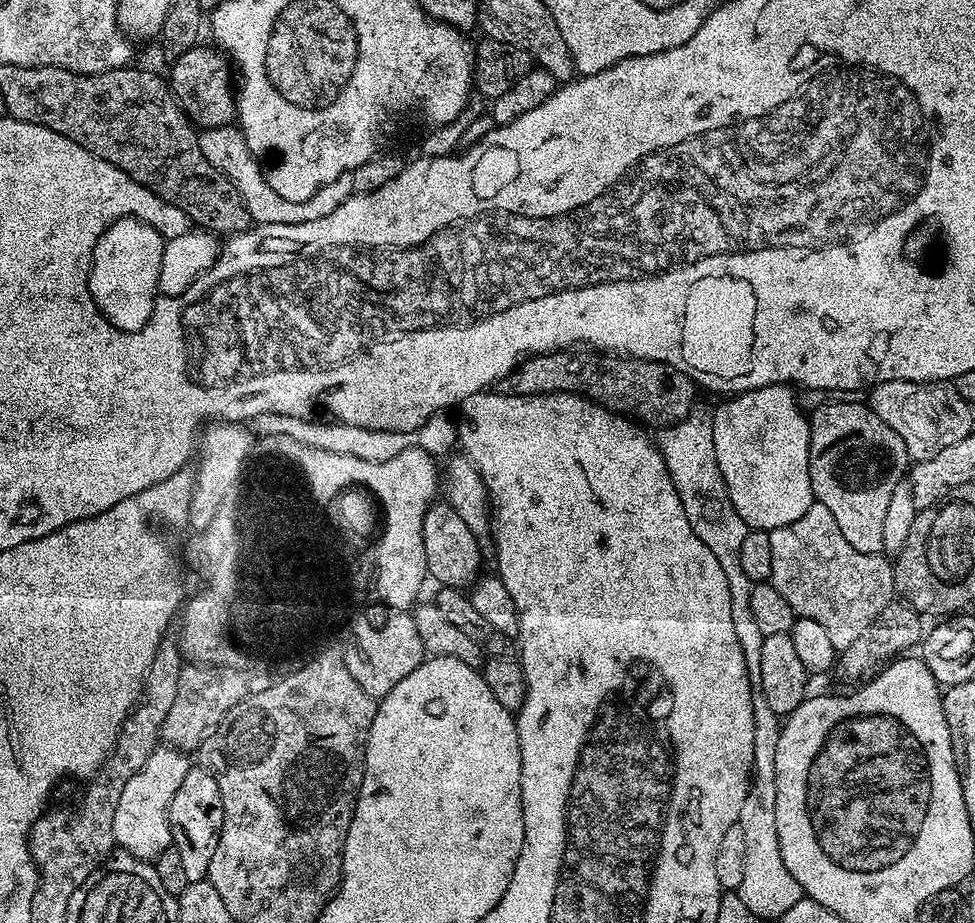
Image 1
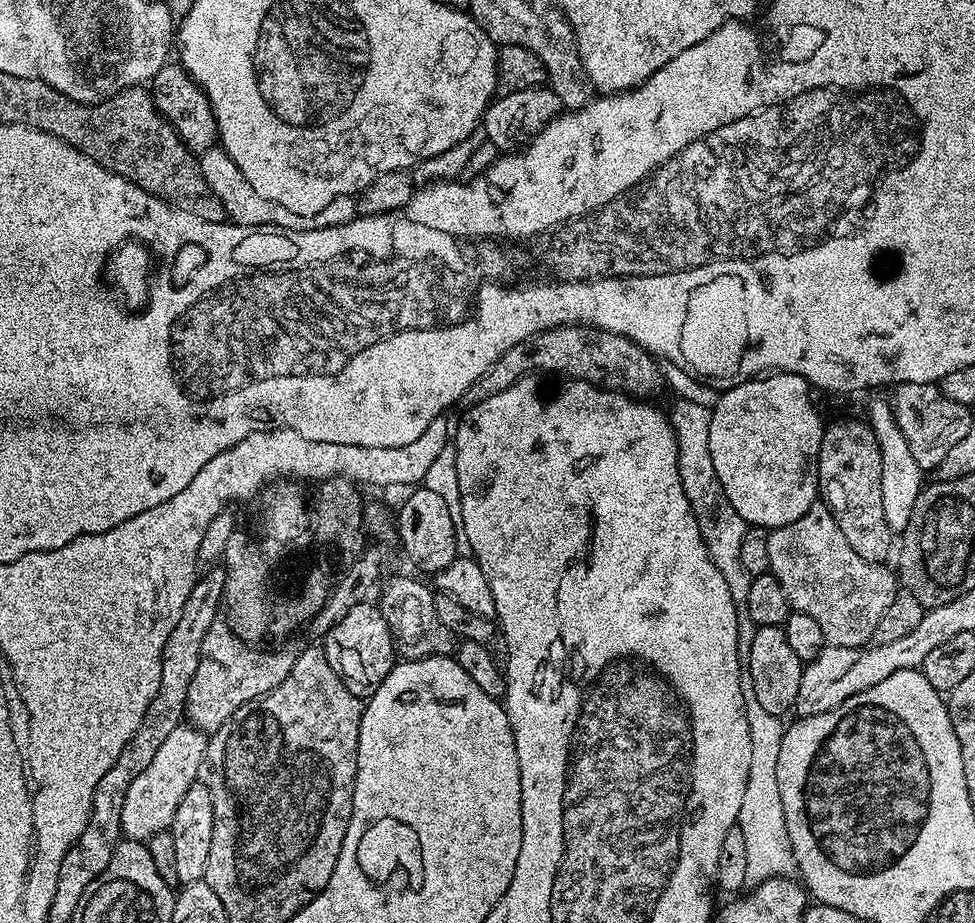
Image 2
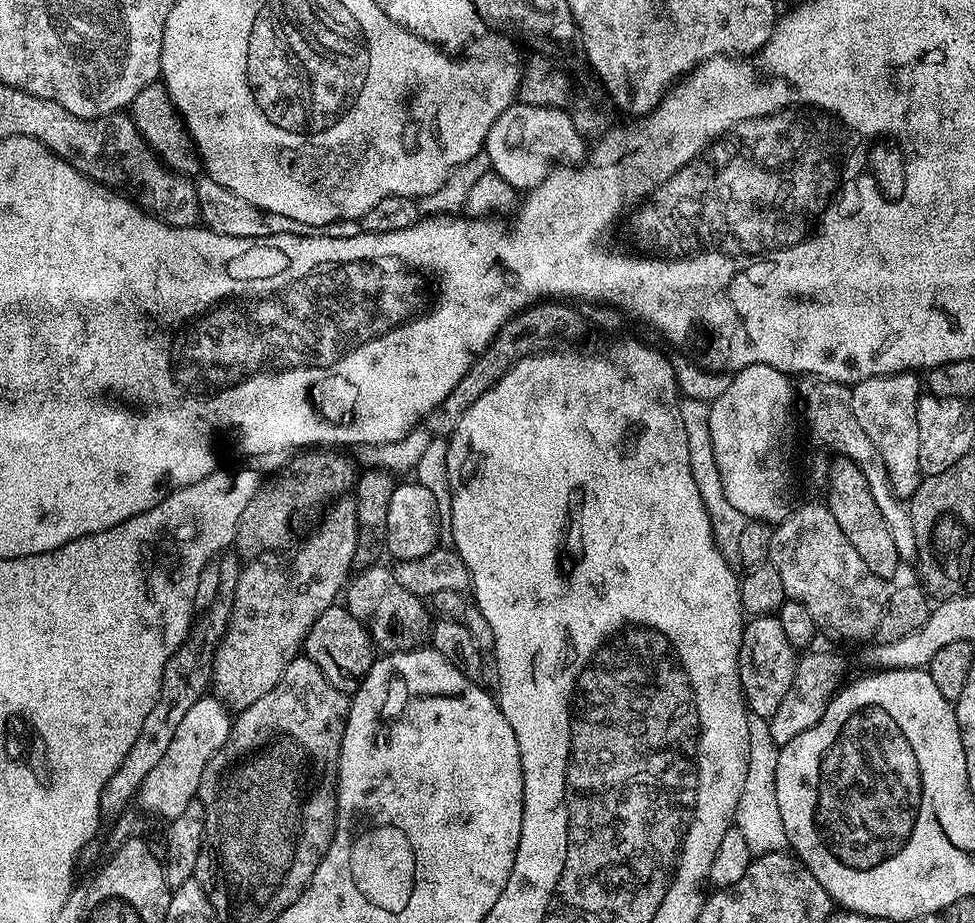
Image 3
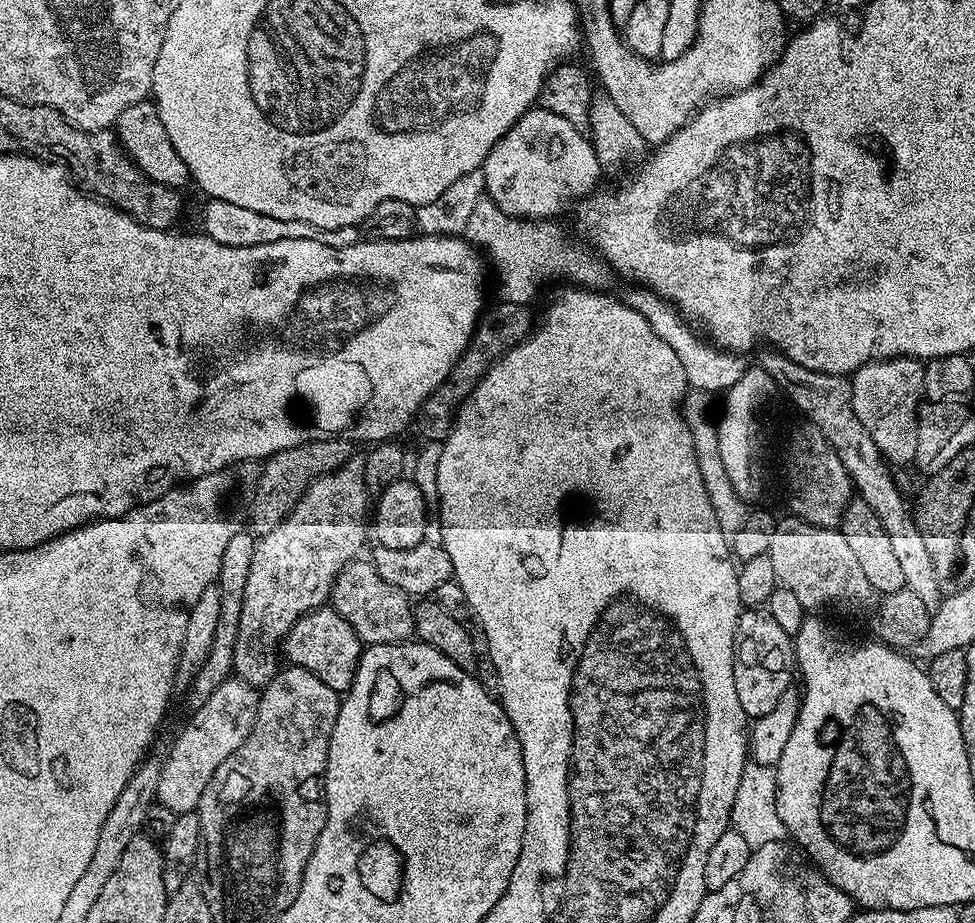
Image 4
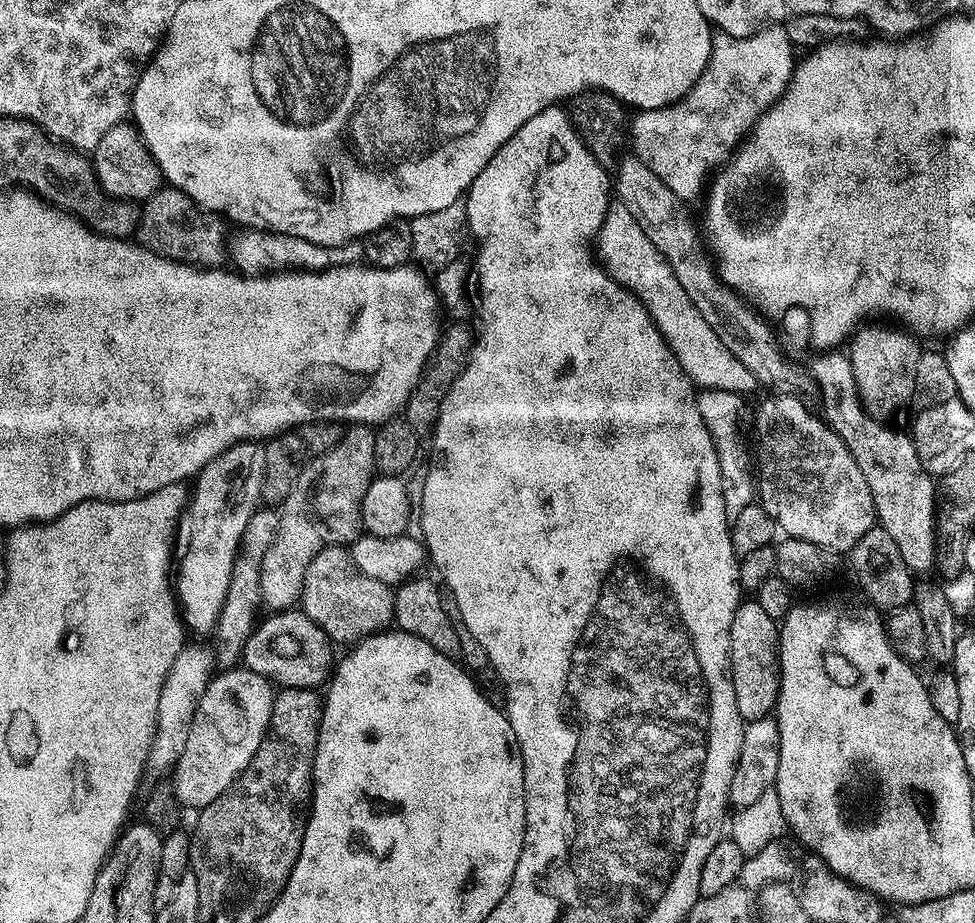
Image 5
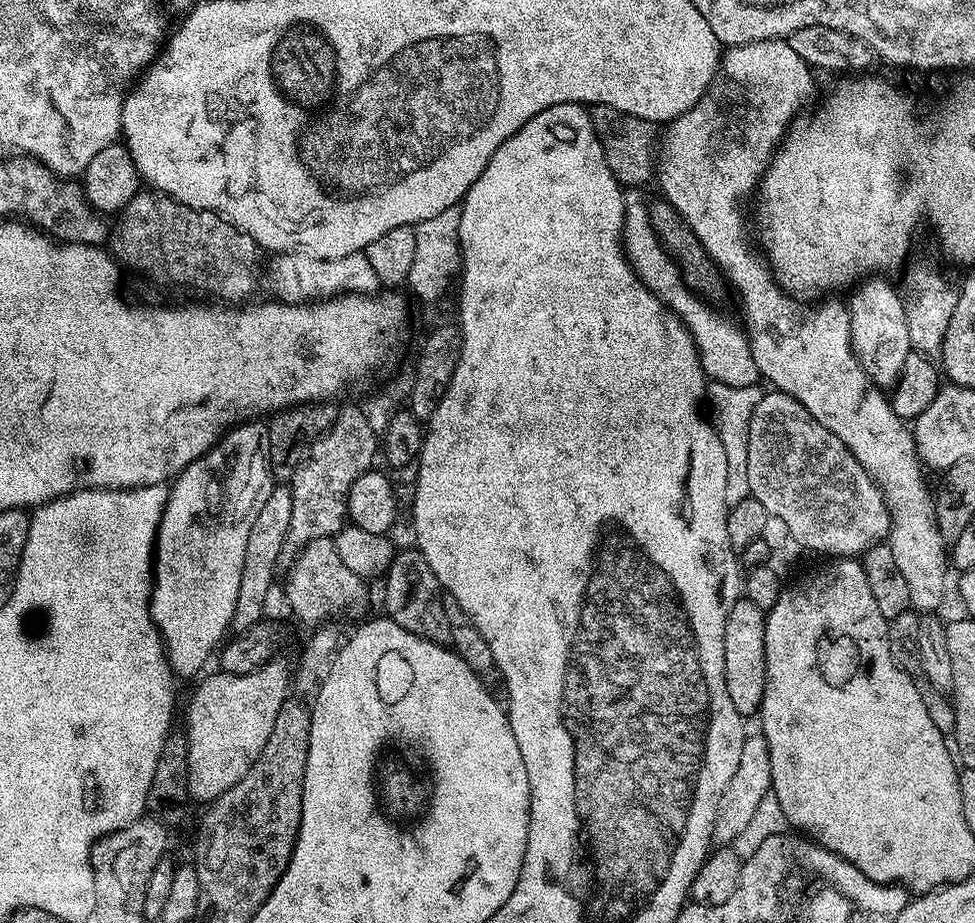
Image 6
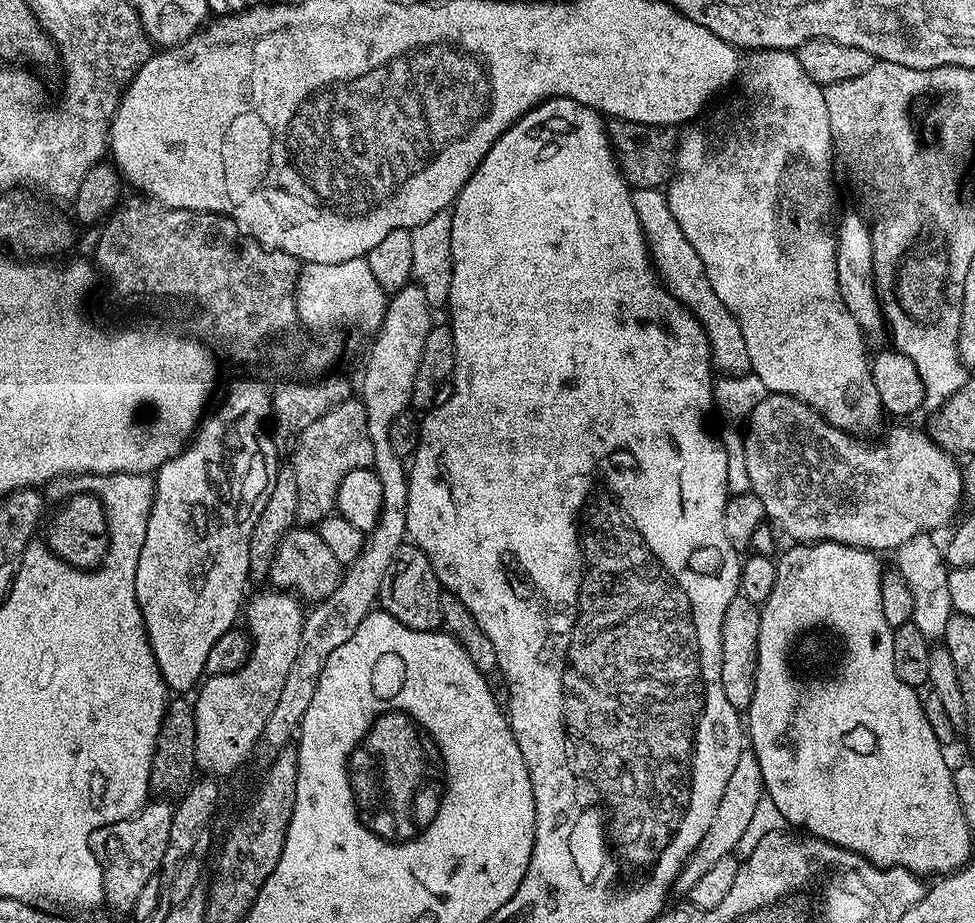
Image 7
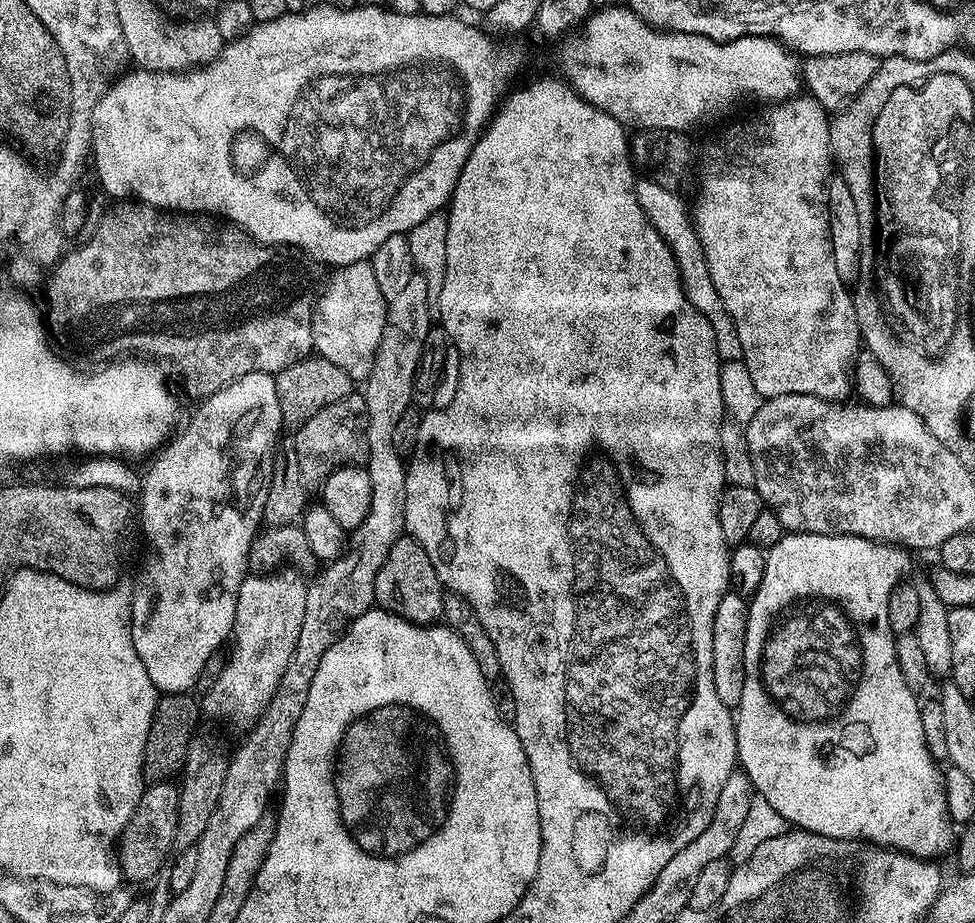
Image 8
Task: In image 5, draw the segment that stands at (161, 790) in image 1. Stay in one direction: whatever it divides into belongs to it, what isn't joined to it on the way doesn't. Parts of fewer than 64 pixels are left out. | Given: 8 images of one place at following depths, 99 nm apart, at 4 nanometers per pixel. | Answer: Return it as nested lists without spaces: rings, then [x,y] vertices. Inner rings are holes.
[[[243,666],[213,675],[198,702],[190,738],[186,738],[186,750],[182,750],[182,758],[178,758],[170,773],[170,791],[185,809],[210,806],[252,761],[268,732],[273,695],[272,681]]]

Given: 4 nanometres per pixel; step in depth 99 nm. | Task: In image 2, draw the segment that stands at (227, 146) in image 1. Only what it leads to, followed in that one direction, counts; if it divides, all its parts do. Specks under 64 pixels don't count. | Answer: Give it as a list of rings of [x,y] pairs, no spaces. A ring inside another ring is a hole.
[[[210,147],[199,153],[198,159],[202,178],[206,178],[210,190],[222,202],[225,217],[233,224],[241,224],[251,228],[289,228],[301,232],[302,230],[329,228],[330,226],[345,224],[358,214],[356,196],[343,196],[335,200],[330,206],[322,206],[322,210],[318,210],[318,214],[299,216],[292,213],[291,210],[286,210],[286,206],[278,206],[278,202],[270,202],[266,198],[262,198],[262,194],[258,194],[258,190],[254,190],[254,186],[250,186],[250,182],[246,182],[242,170],[238,170],[238,166],[234,166],[230,154],[226,154],[224,148]]]

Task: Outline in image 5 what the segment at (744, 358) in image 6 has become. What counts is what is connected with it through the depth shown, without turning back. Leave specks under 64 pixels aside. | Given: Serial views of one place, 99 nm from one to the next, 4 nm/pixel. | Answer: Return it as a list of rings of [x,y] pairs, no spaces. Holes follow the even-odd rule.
[[[613,199],[609,203],[600,231],[594,236],[594,252],[608,277],[640,299],[656,329],[668,343],[668,349],[674,358],[678,358],[678,366],[682,366],[697,389],[713,388],[741,394],[757,391],[754,374],[750,374],[750,370],[746,370],[746,366],[742,366],[742,362],[738,362],[738,358],[722,346],[722,338],[710,330],[710,322],[706,322],[706,318],[698,312],[698,306],[690,302],[686,290],[682,290],[682,282],[674,278],[674,270],[664,255],[657,250],[654,242],[650,242],[650,238],[646,238],[640,221],[626,210],[621,200]]]

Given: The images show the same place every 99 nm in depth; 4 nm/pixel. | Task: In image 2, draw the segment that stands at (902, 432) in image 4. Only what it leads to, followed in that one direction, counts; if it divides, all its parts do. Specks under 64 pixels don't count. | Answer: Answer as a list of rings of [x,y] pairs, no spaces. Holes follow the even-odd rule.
[[[887,399],[869,402],[866,423],[880,444],[882,454],[882,511],[886,526],[894,534],[903,534],[910,522],[910,514],[914,514],[914,502],[918,502],[920,489],[925,487],[925,473],[918,466],[918,462],[914,462],[914,454],[910,454],[906,434],[902,434],[894,418],[891,403]]]

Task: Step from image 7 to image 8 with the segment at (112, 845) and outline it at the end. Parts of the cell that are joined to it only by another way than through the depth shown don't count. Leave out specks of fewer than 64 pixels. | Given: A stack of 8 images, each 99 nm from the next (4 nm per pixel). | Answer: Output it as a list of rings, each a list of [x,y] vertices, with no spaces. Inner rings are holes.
[[[172,782],[149,783],[140,796],[140,801],[130,822],[124,827],[124,832],[118,841],[118,855],[120,868],[125,877],[137,876],[138,879],[144,880],[147,876],[158,875],[160,867],[162,867],[162,872],[169,859],[168,851],[173,851],[176,843],[176,827],[178,826],[180,790],[175,783],[168,783]]]

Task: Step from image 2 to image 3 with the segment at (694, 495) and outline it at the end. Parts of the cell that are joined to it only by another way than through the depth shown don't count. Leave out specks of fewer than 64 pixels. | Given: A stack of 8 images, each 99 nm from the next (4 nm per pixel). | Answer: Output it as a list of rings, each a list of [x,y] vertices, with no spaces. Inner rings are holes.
[[[684,398],[680,401],[680,413],[682,414],[682,426],[686,430],[686,446],[690,446],[690,474],[694,478],[694,486],[698,486],[702,506],[706,508],[712,537],[725,562],[733,566],[739,565],[738,546],[740,546],[740,535],[742,535],[742,529],[748,525],[748,521],[745,520],[742,514],[738,514],[736,507],[730,506],[730,502],[726,499],[726,490],[722,490],[722,474],[718,474],[718,462],[714,462],[714,442],[710,442],[710,407],[703,404],[701,400]]]

